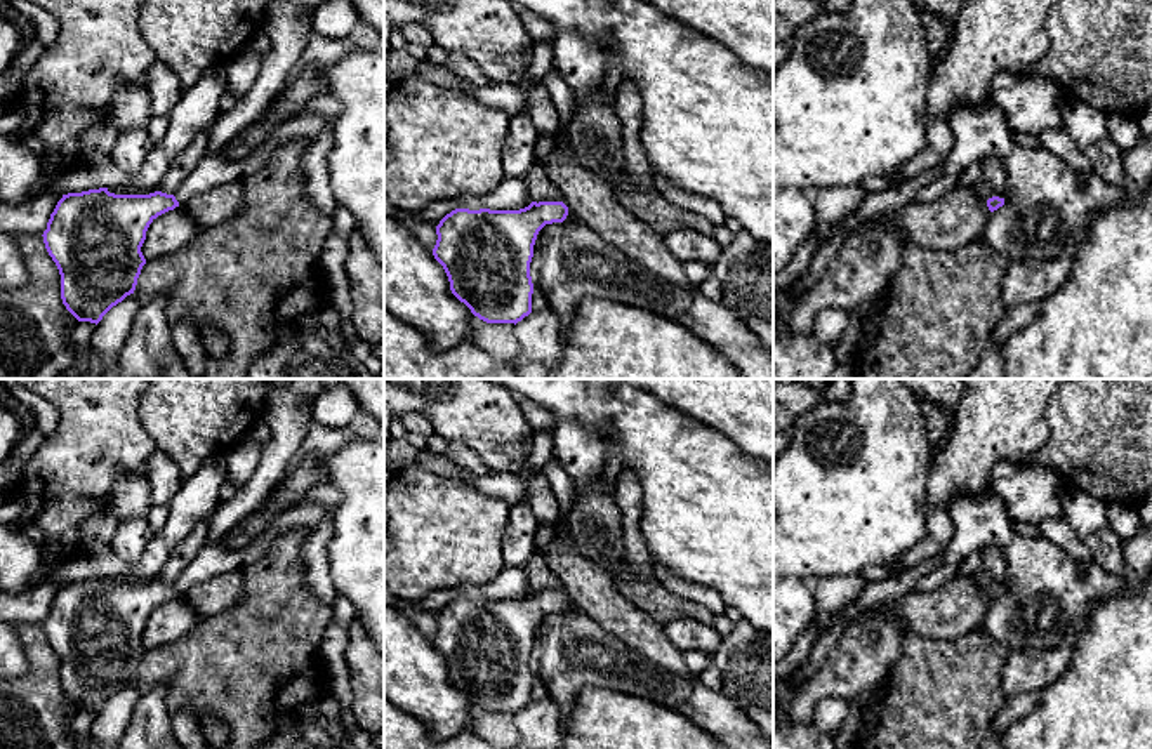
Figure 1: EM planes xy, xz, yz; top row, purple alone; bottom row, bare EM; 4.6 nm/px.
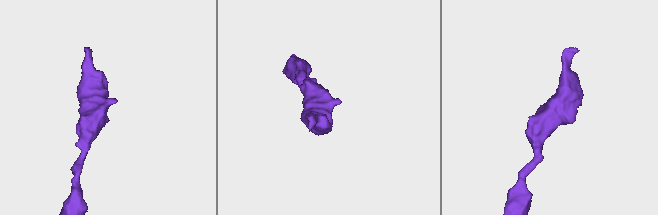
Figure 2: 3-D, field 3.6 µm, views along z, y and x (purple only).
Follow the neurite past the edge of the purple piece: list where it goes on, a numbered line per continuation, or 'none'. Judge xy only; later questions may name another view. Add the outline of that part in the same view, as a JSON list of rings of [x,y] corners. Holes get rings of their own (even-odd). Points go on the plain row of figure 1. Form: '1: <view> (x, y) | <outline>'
1: xy (212, 560) | [[[302,500],[280,514],[273,525],[259,535],[247,549],[229,551],[221,544],[207,544],[195,560],[184,568],[174,582],[179,594],[184,594],[193,586],[205,582],[215,575],[235,570],[245,570],[252,563],[262,560],[271,544],[290,530],[314,528],[325,518],[325,506],[311,500]]]

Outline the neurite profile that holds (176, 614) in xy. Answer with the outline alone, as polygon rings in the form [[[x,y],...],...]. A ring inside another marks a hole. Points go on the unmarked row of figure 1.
[[[179,594],[153,608],[141,641],[146,650],[174,643],[202,620],[203,619],[188,605],[182,594]]]

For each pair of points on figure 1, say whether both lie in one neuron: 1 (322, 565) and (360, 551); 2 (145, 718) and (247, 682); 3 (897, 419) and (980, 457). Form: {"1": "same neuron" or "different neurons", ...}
{"1": "different neurons", "2": "different neurons", "3": "different neurons"}

